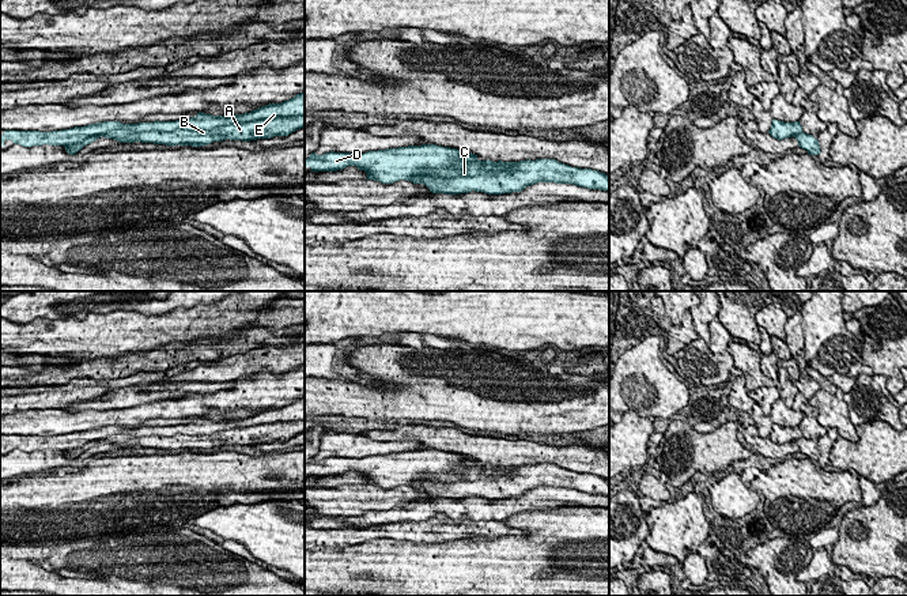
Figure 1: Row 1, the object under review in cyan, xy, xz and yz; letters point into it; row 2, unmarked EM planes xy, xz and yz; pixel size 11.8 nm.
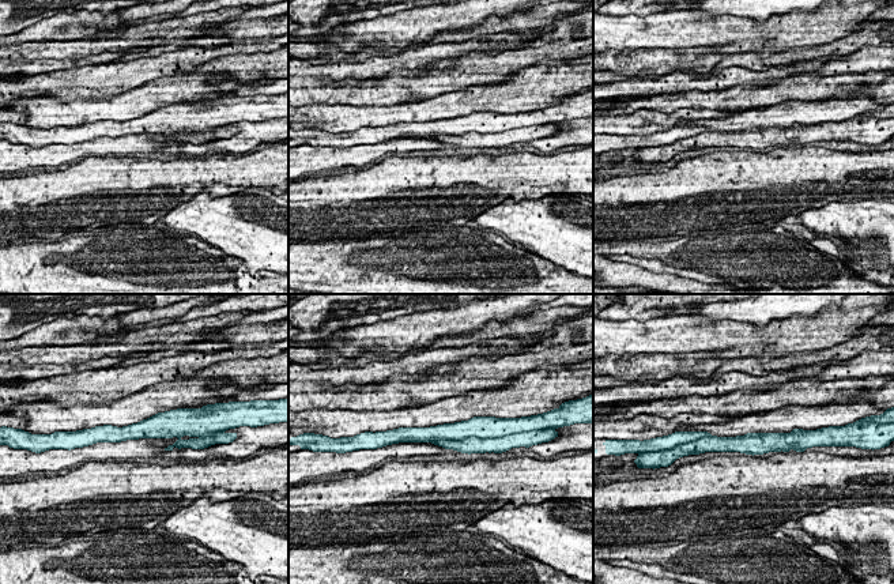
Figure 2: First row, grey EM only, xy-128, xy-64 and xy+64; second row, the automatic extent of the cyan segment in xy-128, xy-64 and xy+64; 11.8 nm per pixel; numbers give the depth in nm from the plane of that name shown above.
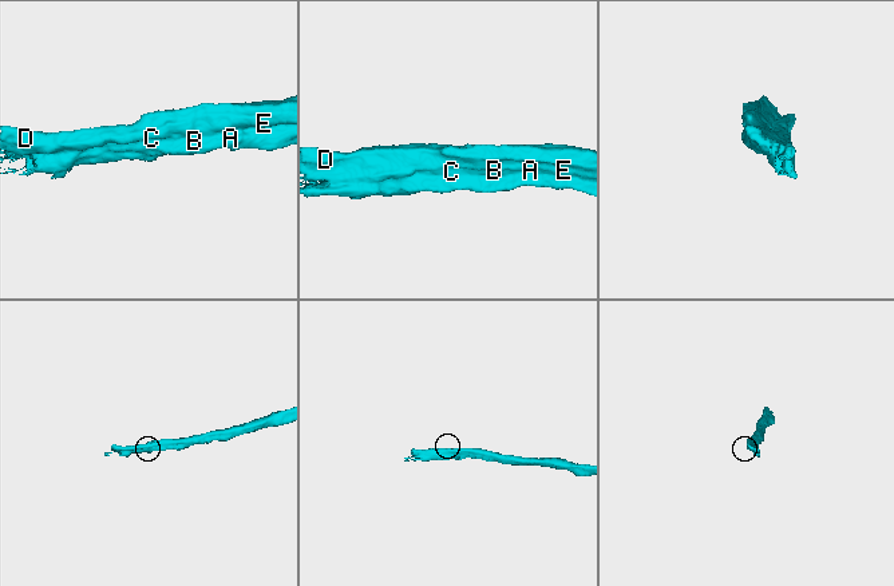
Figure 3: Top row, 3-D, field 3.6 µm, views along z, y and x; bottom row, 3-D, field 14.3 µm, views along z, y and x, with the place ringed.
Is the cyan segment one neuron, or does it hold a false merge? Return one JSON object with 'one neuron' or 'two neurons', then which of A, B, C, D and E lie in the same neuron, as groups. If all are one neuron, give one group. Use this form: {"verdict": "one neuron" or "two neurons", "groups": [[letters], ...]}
{"verdict": "two neurons", "groups": [["A", "B"], ["C", "D", "E"]]}

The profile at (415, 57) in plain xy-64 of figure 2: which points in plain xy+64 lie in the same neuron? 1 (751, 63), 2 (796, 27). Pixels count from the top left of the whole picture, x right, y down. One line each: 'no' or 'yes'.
1: yes
2: no

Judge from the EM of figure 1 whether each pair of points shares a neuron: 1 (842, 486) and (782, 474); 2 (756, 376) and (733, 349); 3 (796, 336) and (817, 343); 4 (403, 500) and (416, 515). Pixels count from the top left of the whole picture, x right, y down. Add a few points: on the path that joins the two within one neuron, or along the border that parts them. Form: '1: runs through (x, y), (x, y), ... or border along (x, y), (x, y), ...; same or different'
1: runs through (827, 486), (797, 486); same
2: runs through (751, 369), (740, 355); same
3: border along (802, 329), (804, 349); different
4: border along (433, 498), (416, 501); different

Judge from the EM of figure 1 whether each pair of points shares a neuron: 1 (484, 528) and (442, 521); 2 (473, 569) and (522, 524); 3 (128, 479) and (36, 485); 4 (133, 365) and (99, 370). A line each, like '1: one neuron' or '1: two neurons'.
1: one neuron
2: one neuron
3: one neuron
4: one neuron

